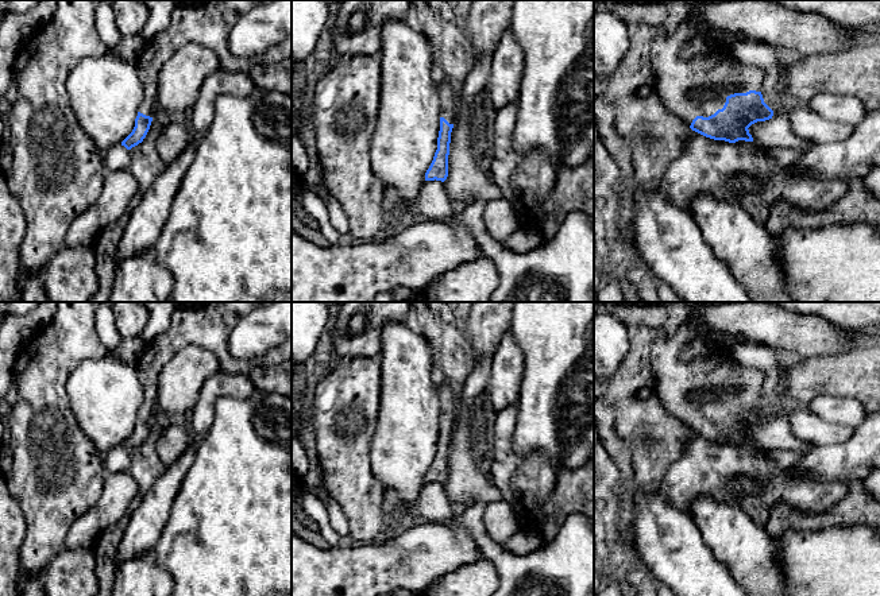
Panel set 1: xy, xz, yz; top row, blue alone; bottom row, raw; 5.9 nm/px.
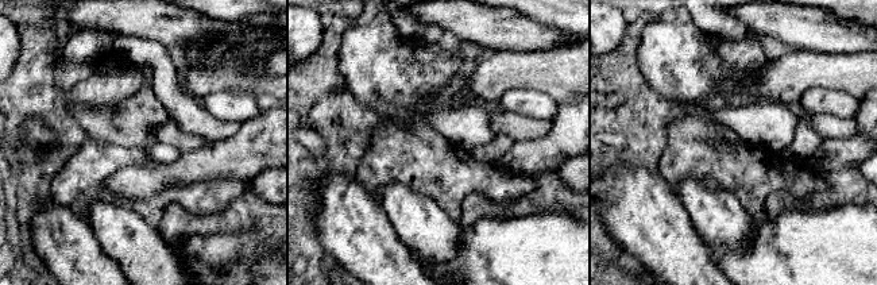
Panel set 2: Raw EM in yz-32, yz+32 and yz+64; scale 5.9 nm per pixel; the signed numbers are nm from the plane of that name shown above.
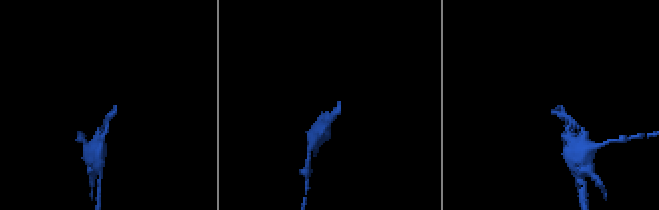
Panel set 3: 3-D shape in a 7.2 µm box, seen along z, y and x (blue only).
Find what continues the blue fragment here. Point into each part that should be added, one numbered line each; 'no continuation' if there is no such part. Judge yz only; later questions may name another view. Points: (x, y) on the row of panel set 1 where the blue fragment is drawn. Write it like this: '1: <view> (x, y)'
1: yz (676, 77)

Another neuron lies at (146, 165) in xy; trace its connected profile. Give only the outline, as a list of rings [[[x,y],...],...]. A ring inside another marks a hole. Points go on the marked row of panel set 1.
[[[153,120],[143,142],[130,150],[130,171],[139,183],[138,197],[150,190],[153,182],[166,169],[166,163],[155,148],[155,142],[163,128],[165,127],[162,124]]]

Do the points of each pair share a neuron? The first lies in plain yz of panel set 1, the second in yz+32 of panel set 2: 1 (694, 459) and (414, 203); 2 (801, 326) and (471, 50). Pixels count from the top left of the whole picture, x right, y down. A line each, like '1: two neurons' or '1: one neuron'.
1: two neurons
2: two neurons

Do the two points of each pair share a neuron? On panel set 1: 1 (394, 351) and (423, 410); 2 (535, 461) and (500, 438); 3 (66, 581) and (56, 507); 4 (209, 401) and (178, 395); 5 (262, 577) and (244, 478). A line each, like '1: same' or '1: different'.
1: same
2: same
3: different
4: different
5: same

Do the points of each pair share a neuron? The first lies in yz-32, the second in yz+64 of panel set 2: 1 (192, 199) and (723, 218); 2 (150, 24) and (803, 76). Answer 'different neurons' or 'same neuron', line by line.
1: different neurons
2: different neurons

